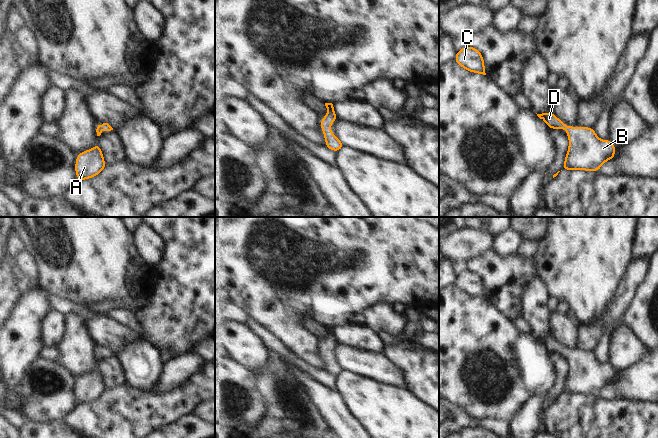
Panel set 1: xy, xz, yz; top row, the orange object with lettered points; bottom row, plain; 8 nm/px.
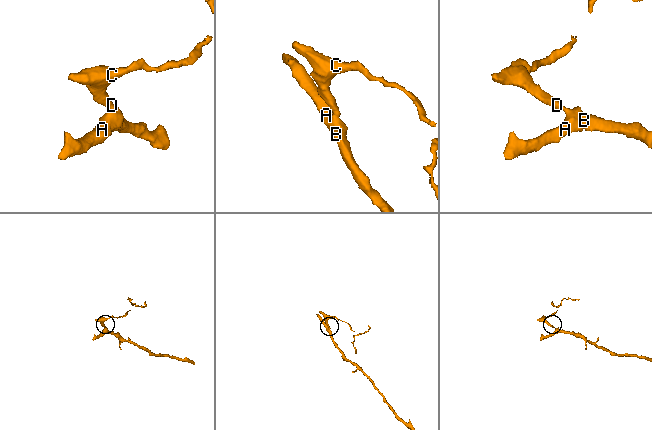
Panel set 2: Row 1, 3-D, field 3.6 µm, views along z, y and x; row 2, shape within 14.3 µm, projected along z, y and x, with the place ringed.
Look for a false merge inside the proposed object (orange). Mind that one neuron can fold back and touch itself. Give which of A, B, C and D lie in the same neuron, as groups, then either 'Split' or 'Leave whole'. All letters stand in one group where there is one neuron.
Groups: A B C D. Leave whole

